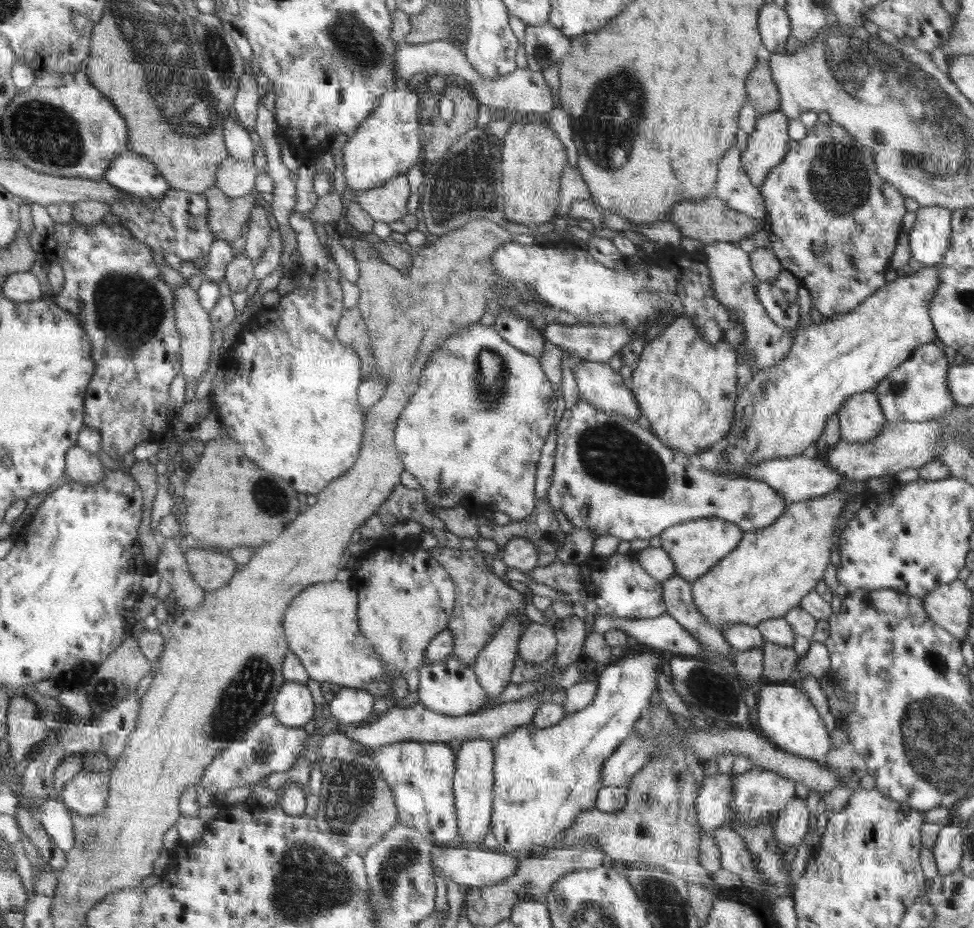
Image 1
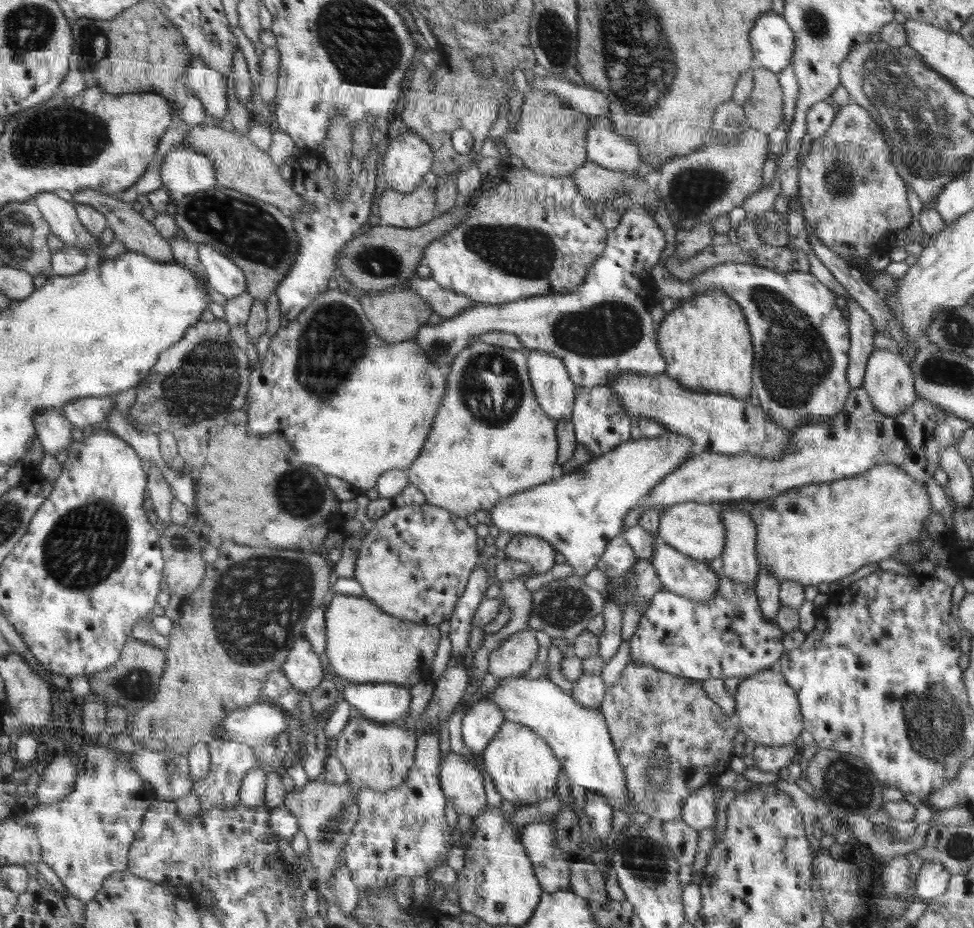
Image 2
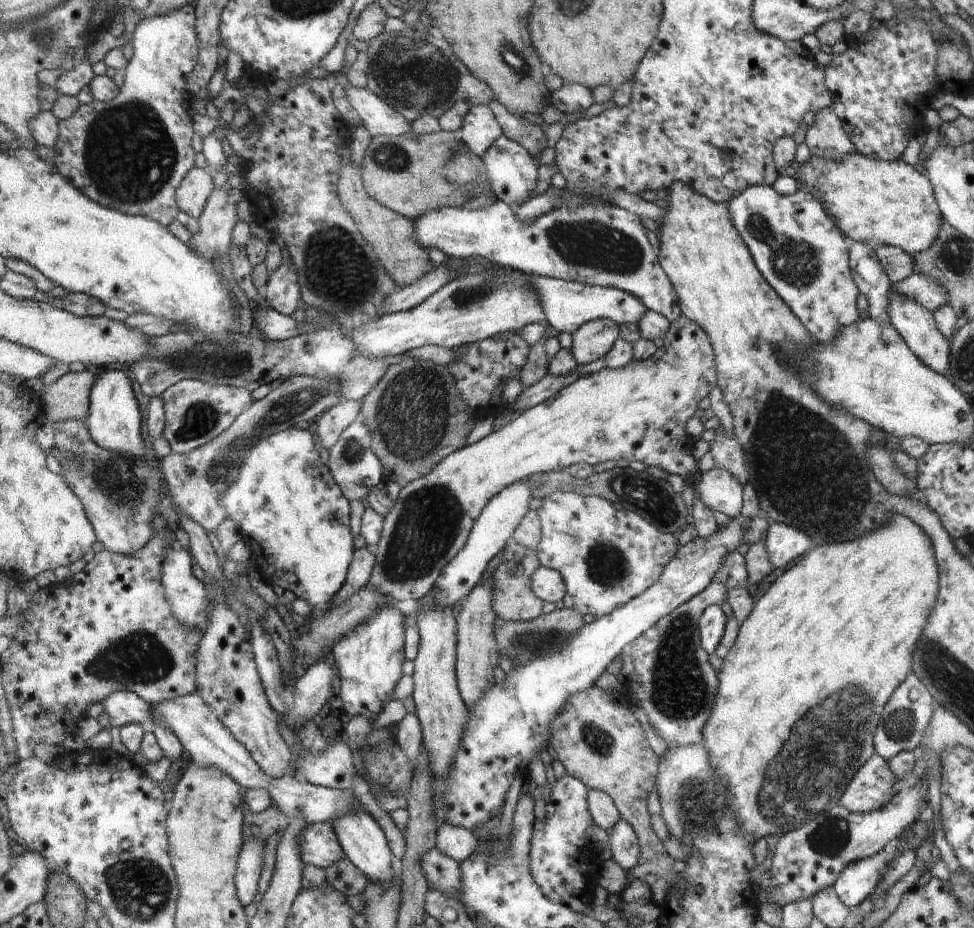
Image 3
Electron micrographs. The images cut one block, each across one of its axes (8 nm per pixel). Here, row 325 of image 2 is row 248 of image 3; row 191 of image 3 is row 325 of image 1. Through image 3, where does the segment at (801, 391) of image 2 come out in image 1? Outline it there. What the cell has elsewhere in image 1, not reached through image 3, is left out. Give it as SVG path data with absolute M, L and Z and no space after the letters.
M718 241L704 246L702 251L707 260L707 267L711 271L711 279L714 281L715 292L723 307L732 315L743 321L744 332L746 332L747 347L751 350L750 359L754 357L749 370L756 375L760 370L767 370L780 363L780 359L786 359L788 351L795 342L795 334L798 329L804 327L804 321L798 318L798 324L794 330L782 330L778 328L772 318L766 314L764 306L757 298L756 282L757 277L751 266L750 254L745 252L738 244Z

